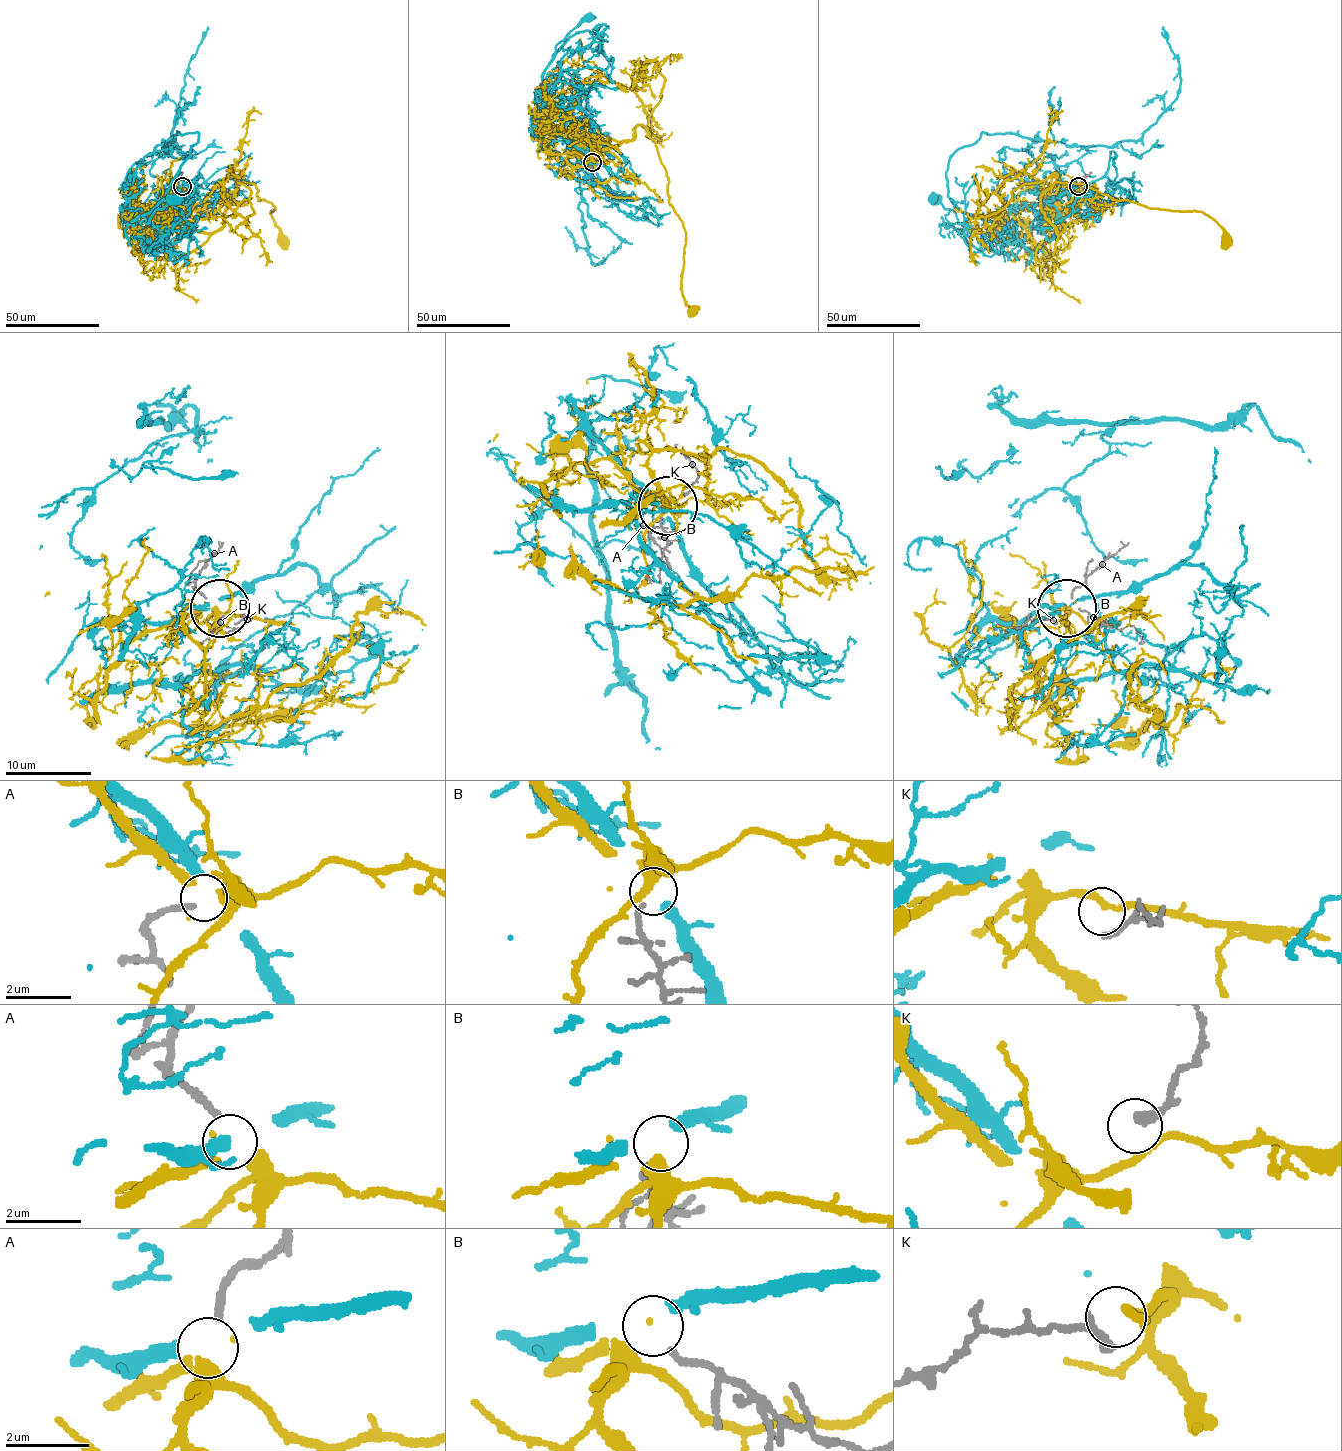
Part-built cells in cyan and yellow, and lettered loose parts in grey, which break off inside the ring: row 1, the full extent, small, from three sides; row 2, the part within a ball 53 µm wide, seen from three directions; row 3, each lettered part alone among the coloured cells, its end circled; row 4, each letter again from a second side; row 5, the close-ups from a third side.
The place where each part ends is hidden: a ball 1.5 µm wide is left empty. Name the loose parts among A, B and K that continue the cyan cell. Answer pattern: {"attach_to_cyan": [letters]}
{"attach_to_cyan": ["B"]}

